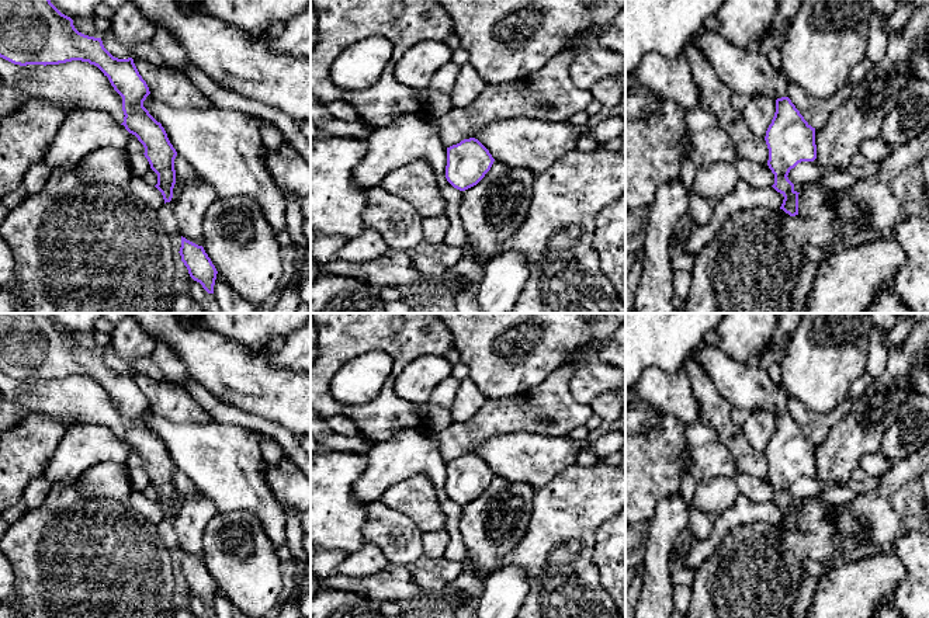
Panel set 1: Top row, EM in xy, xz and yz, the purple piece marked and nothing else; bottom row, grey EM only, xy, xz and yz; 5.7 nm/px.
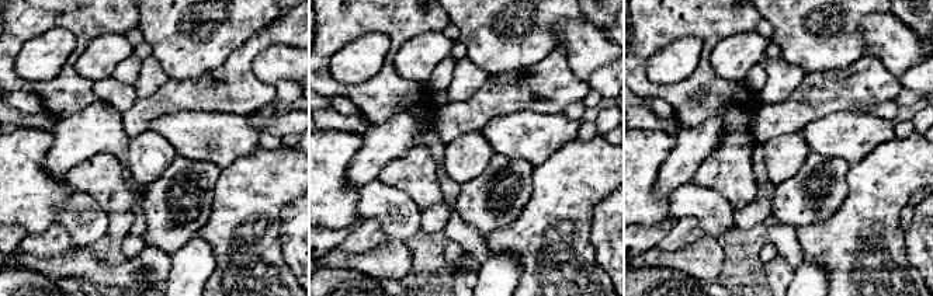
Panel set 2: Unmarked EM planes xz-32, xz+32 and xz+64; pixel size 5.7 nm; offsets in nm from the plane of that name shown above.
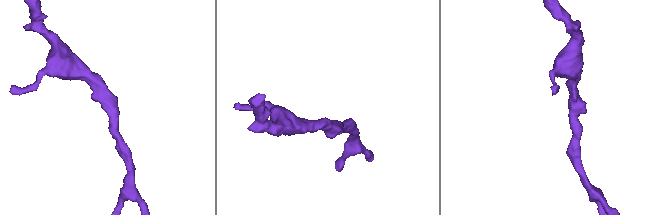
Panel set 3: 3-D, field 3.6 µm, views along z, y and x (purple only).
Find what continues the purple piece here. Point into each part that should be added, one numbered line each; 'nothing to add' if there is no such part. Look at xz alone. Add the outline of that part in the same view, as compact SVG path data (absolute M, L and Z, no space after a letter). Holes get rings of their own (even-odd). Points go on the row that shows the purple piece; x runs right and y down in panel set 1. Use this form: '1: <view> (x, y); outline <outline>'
nothing to add

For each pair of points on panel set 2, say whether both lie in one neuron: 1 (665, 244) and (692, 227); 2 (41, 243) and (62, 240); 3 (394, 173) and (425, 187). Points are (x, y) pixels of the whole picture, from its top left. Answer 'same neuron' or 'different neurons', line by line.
1: same neuron
2: same neuron
3: same neuron

